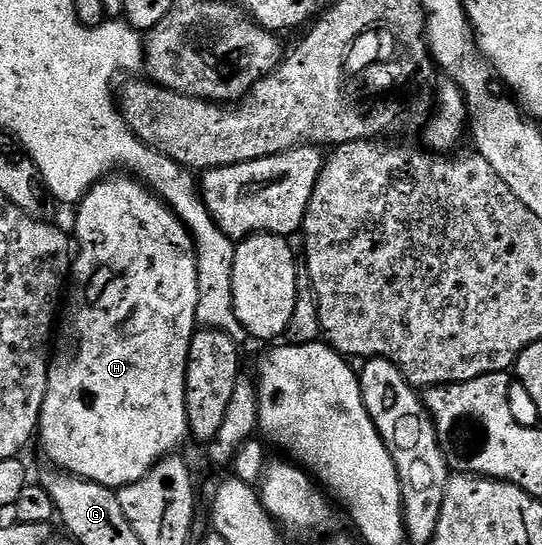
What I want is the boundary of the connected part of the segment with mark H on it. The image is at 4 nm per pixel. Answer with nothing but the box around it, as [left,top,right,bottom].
[39,176,199,488]

